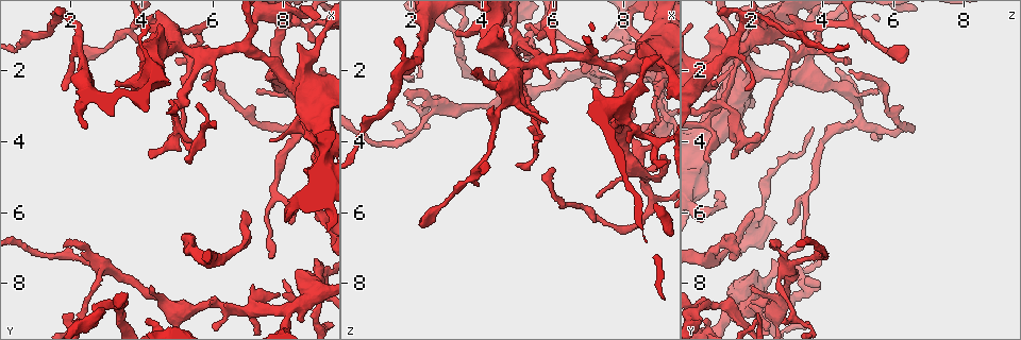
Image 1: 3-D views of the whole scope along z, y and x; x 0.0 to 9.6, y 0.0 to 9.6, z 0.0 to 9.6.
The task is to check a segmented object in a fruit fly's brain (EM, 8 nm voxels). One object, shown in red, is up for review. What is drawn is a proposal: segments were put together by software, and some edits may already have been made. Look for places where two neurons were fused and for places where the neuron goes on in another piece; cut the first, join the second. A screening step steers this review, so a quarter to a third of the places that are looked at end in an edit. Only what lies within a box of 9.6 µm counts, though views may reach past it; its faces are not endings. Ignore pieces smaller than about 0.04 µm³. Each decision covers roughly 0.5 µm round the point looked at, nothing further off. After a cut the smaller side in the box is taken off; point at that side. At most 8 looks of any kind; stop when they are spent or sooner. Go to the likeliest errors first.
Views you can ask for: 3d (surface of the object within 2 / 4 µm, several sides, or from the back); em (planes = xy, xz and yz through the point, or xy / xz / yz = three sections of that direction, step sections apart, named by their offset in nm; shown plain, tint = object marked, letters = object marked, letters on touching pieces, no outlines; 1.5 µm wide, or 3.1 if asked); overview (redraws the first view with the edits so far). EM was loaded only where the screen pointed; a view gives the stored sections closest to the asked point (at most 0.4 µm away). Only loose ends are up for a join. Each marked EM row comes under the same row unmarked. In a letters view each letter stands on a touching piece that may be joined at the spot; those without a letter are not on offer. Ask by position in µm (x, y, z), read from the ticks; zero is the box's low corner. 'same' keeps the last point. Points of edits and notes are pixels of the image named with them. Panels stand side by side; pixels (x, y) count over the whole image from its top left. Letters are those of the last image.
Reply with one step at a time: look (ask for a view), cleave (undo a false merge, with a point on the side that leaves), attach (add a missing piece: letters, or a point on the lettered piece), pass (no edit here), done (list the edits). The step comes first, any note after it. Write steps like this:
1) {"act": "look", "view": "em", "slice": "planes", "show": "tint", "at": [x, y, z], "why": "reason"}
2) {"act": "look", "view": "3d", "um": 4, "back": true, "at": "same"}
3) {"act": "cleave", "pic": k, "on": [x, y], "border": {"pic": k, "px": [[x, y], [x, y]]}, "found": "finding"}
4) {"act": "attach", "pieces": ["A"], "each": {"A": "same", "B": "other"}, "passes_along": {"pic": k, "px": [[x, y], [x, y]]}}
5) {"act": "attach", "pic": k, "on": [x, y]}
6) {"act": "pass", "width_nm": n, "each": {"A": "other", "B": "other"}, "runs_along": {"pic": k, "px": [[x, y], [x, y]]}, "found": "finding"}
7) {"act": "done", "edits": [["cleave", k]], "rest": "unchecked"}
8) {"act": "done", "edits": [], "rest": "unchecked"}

{"act": "look", "view": "em", "slice": "yz", "step": 4, "show": "letters", "at": [8.70, 3.65, 3.80], "why": "thin end"}

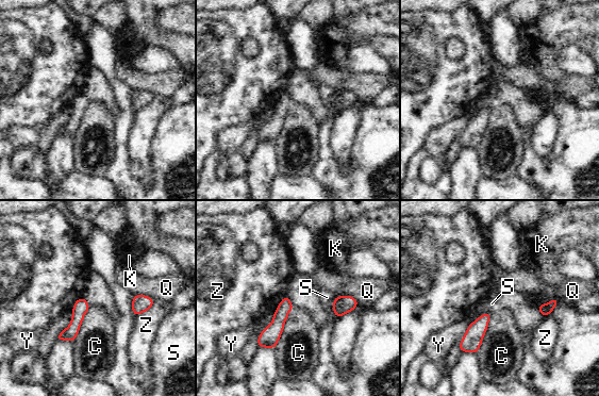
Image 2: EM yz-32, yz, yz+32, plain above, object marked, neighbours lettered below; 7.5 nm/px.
{"act": "pass", "each": {"C": "other", "K": "other", "Q": "other", "S": "other", "Y": "other", "Z": "other"}, "border": {"pic": 2, "px": [[294, 307], [275, 347]]}, "found": "none of them fits"}

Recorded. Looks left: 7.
{"act": "look", "view": "3d", "um": 4, "at": [5.85, 0.60, 3.45], "why": "thin end"}

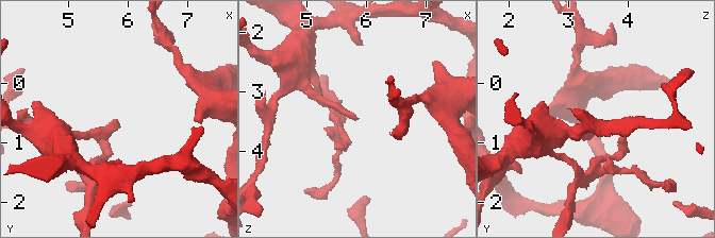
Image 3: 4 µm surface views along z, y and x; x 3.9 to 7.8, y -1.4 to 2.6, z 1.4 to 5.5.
{"act": "look", "view": "em", "slice": "planes", "show": "letters", "at": [5.80, 0.65, 3.50]}

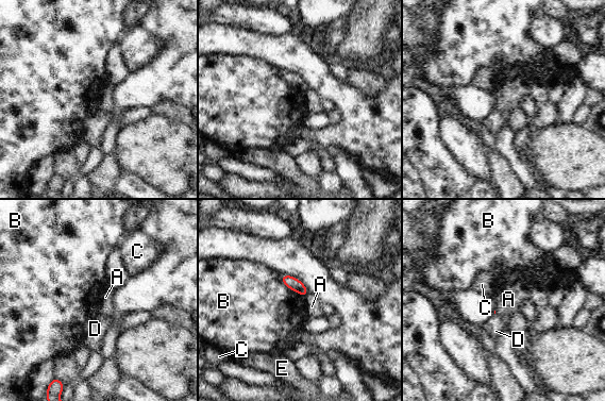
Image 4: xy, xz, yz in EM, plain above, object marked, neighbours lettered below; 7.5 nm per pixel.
{"act": "pass", "each": {"A": "other", "B": "other", "C": "other", "D": "other", "E": "other"}, "border": {"pic": 4, "px": [[308, 293], [303, 297]]}, "found": "no lettered piece goes on from it"}

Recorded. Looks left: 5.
{"act": "look", "view": "em", "slice": "planes", "show": "letters", "at": [4.95, 1.65, 4.60], "why": "thin end"}

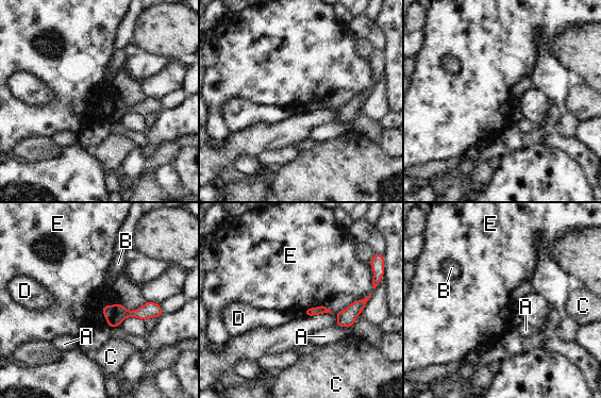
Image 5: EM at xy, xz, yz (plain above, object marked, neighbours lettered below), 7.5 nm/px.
{"act": "pass", "longest_contact_nm": ["E", 180], "each": {"A": "other", "B": "other", "C": "other", "D": "other", "E": "other"}, "runs_along": {"pic": 5, "px": [[105, 308], [112, 313], [159, 312]]}, "found": "no lettered piece goes on from it"}

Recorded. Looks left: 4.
{"act": "done", "edits": [], "rest": "unchecked"}

